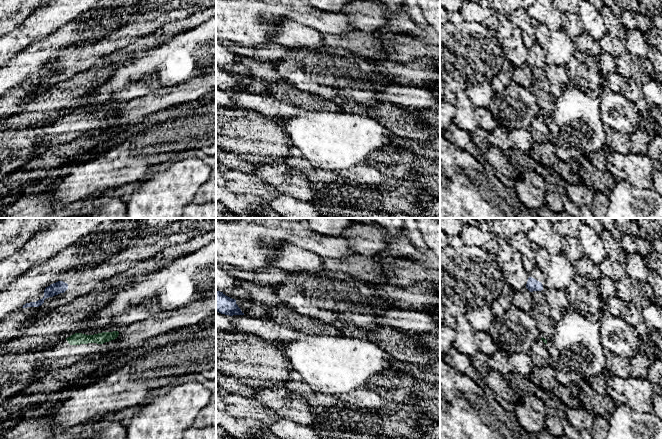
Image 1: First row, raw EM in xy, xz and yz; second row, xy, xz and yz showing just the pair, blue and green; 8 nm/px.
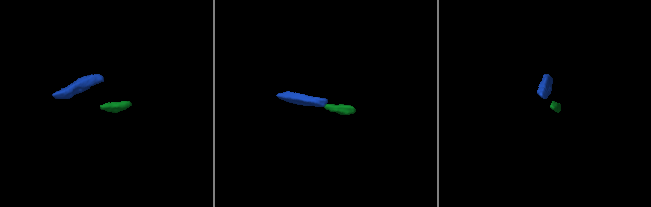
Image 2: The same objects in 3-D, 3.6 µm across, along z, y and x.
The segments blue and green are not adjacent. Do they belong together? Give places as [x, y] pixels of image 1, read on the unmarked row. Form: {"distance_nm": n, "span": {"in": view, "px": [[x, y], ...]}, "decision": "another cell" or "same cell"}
{"distance_nm": 340, "span": {"in": "xy", "px": [[40, 81], [66, 114]]}, "decision": "another cell"}

